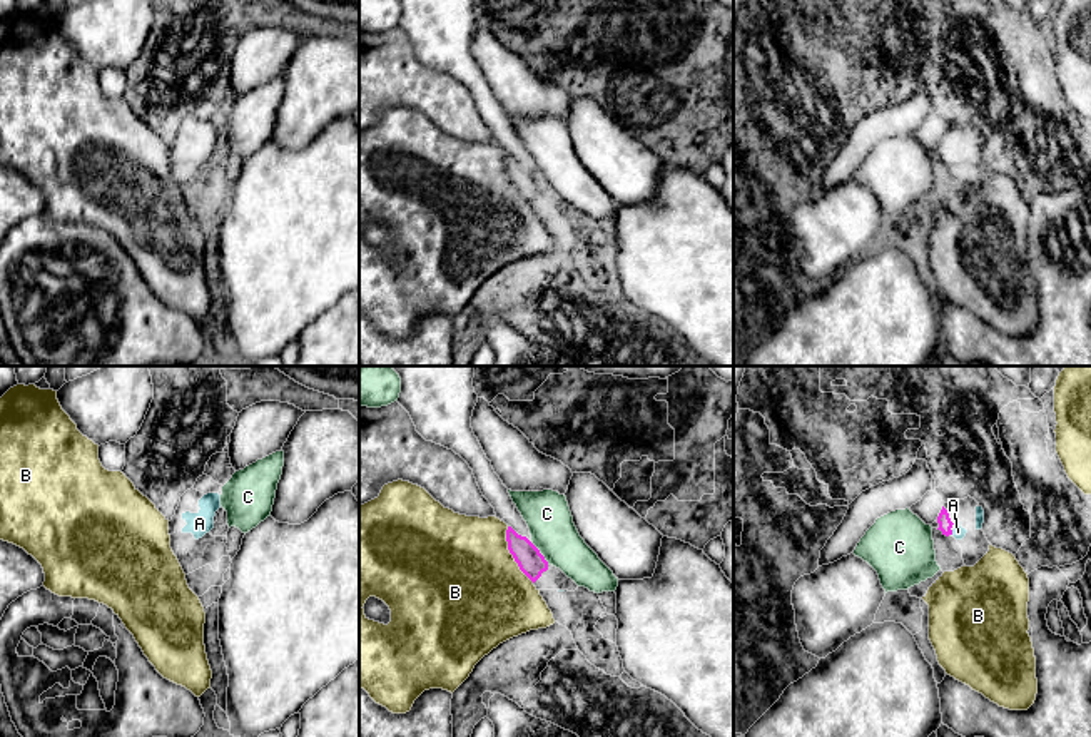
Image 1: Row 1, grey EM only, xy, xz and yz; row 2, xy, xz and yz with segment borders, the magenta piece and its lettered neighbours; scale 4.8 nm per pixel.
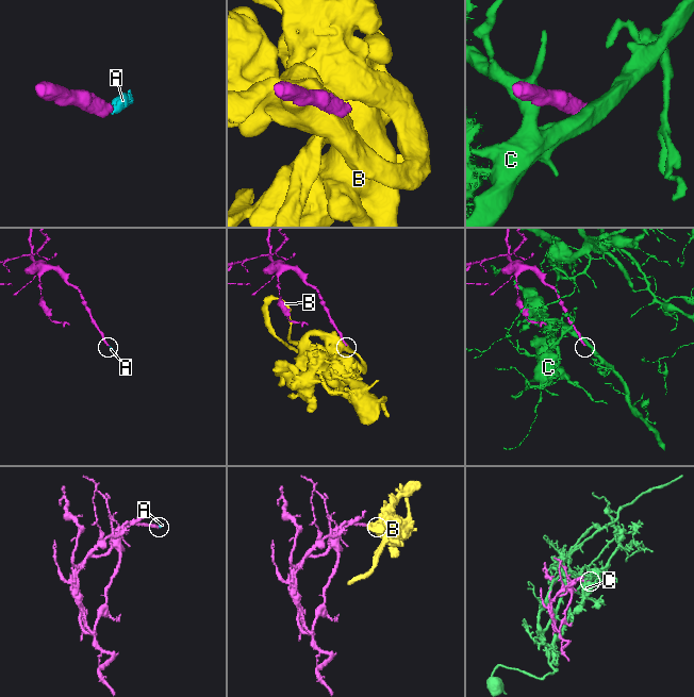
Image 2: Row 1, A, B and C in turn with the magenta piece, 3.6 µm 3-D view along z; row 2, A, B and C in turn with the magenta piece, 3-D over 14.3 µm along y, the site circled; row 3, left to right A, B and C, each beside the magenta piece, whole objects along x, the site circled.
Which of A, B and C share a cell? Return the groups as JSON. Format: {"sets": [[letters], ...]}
{"sets": [["A"], ["B"], ["C"]]}

